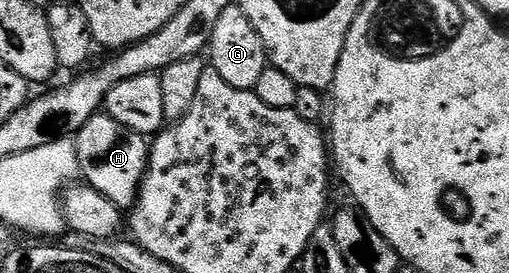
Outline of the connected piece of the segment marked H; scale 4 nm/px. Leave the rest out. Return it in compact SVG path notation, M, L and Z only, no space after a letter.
M102 111L87 119L87 123L75 135L75 144L77 167L84 184L99 191L99 195L107 195L107 199L111 199L111 203L115 203L118 209L132 209L137 202L141 180L145 178L145 169L149 165L150 142L146 134L131 131L123 127L123 123L115 123L115 119Z

